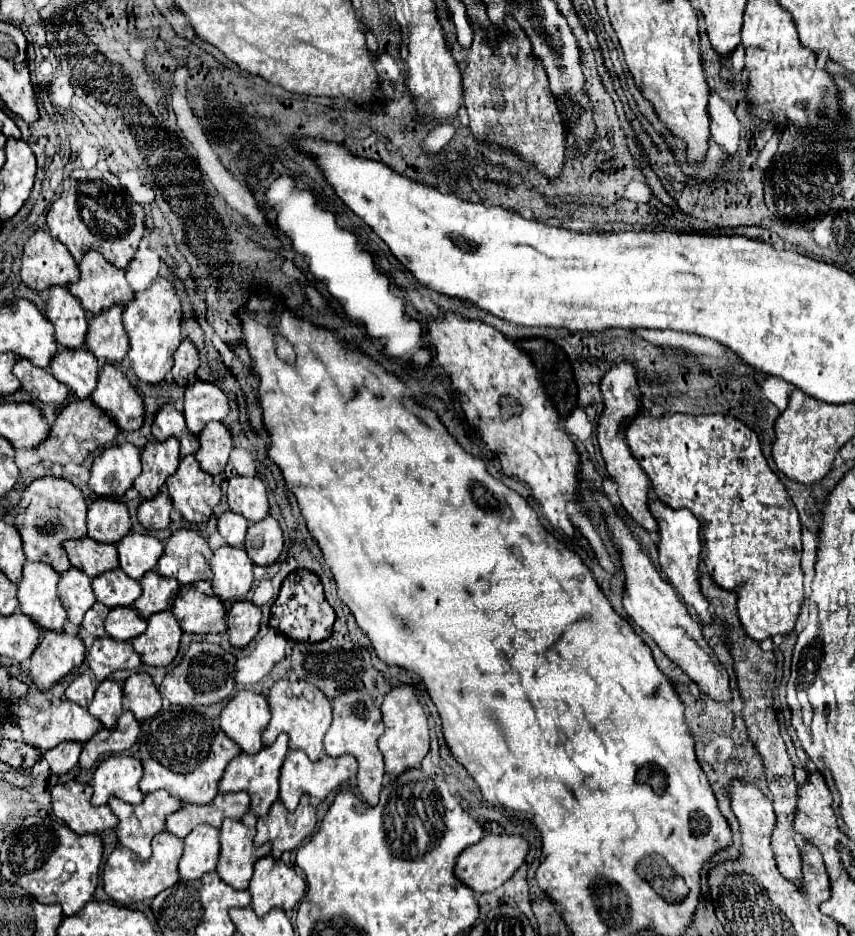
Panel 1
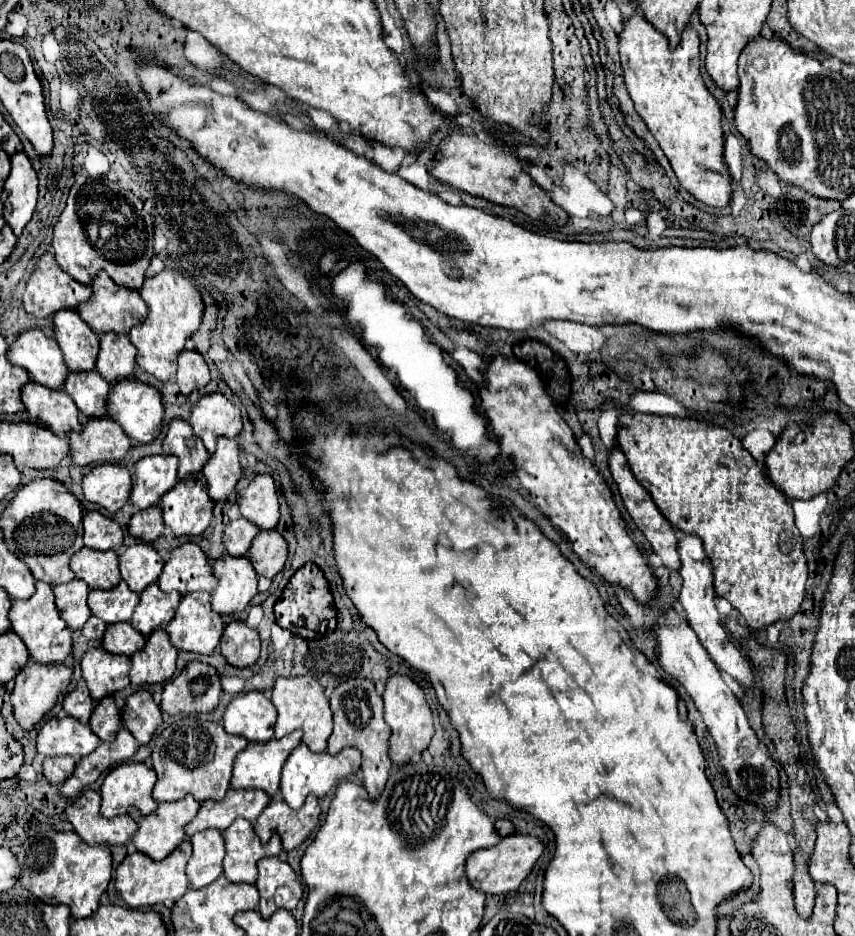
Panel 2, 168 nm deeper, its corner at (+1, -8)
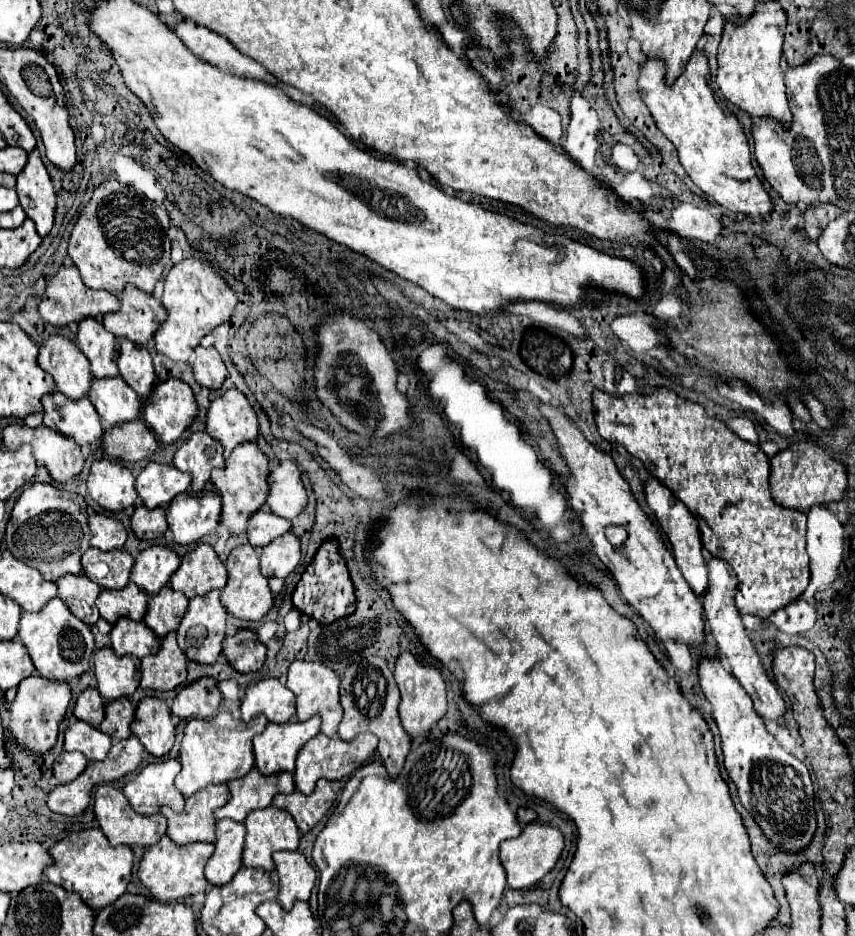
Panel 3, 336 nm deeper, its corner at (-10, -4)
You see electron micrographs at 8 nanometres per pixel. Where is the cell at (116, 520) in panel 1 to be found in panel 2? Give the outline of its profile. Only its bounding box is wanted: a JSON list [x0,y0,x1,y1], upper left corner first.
[84,512,122,550]

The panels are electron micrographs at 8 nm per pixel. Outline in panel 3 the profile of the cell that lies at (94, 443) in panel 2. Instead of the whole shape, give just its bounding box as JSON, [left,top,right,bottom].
[103,420,157,462]

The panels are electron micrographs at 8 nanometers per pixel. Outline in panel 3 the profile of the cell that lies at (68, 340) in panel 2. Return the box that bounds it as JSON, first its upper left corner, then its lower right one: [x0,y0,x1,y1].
[77,320,117,378]

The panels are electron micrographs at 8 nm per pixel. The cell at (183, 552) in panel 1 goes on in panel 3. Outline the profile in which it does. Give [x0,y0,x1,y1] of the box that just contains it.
[171,544,225,600]

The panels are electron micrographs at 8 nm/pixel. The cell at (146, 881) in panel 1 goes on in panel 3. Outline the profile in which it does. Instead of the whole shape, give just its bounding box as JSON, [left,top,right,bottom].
[137,836,215,902]

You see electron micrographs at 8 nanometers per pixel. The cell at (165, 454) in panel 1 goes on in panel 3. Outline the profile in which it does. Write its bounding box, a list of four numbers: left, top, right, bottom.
[135,462,191,508]

